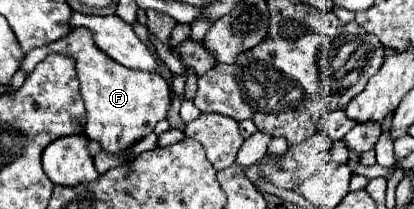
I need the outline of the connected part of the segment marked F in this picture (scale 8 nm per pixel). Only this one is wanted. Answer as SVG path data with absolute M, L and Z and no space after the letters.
M74 29L64 39L44 45L40 49L32 49L26 55L22 69L32 73L34 67L50 53L64 53L76 59L76 71L80 79L80 91L86 107L86 137L94 139L102 145L102 151L112 155L122 155L128 161L128 151L140 139L154 131L154 125L166 119L170 107L170 87L168 83L154 71L132 71L110 59L102 53L92 39L88 29Z

